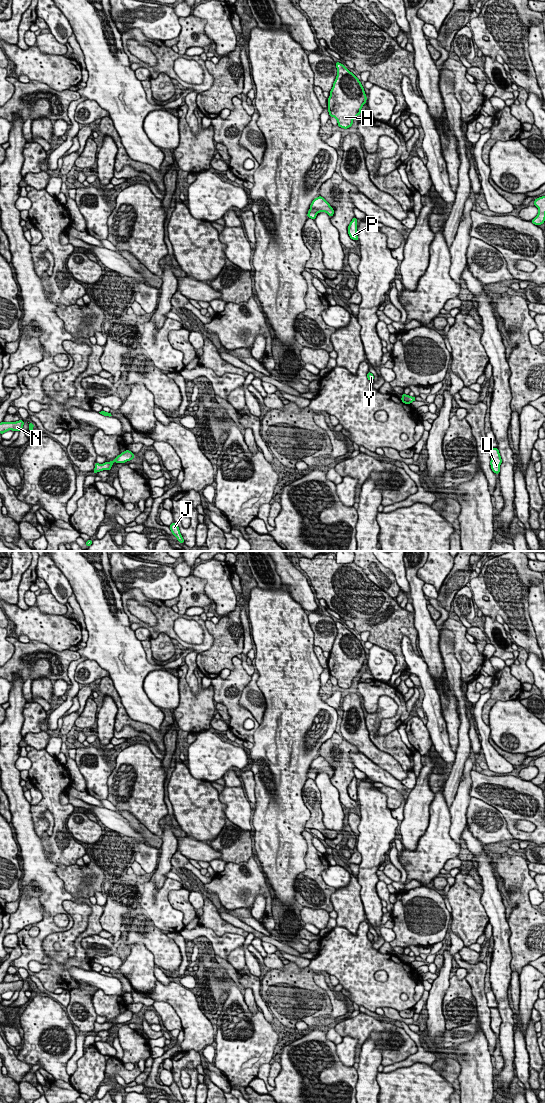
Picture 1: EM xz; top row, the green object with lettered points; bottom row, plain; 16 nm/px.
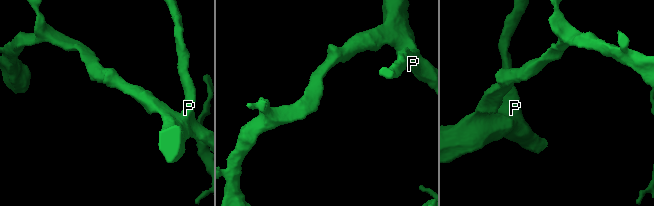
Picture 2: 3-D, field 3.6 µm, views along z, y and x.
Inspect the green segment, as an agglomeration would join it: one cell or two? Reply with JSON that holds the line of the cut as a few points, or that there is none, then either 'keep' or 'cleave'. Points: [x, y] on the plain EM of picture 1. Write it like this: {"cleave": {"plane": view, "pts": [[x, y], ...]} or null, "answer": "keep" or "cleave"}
{"cleave": null, "answer": "keep"}

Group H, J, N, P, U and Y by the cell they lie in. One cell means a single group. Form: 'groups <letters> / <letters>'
groups H J N P U Y

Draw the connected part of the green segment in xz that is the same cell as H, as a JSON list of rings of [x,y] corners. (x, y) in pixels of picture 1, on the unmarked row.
[[[340,622],[335,624],[337,636],[328,658],[328,672],[337,679],[340,688],[347,689],[361,674],[367,657],[359,639]]]

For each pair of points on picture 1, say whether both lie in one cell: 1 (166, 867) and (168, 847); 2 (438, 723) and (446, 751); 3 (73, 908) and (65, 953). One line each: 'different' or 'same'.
1: same
2: same
3: same

